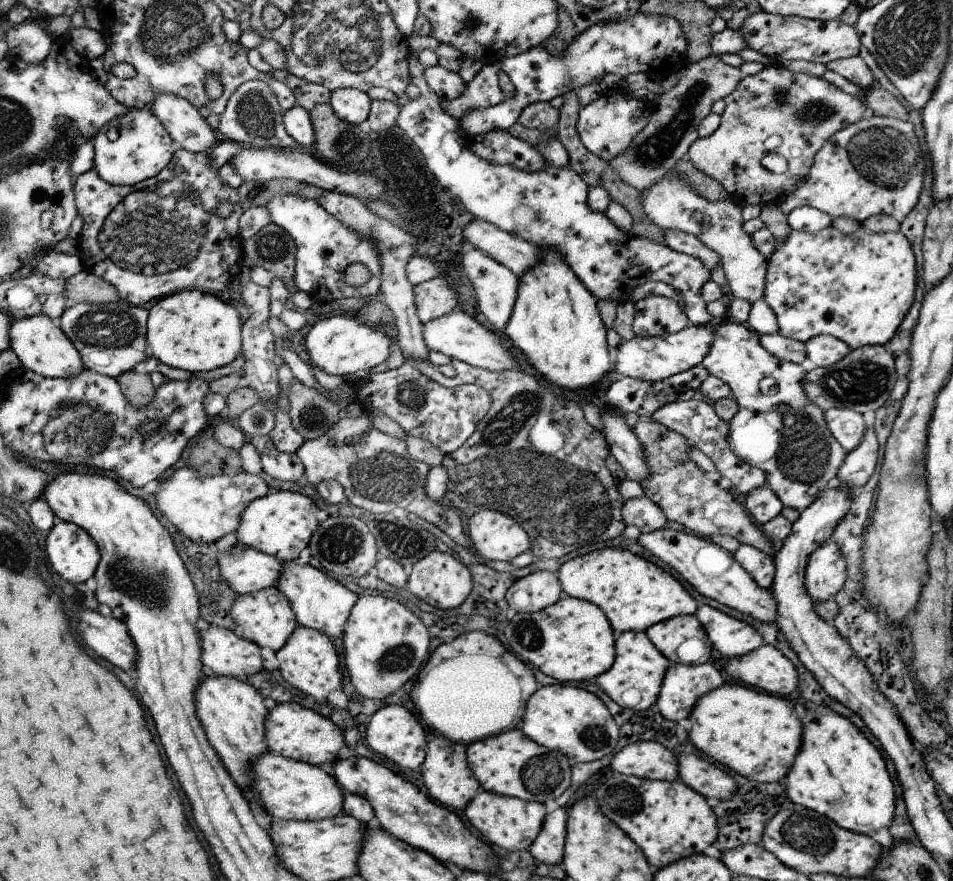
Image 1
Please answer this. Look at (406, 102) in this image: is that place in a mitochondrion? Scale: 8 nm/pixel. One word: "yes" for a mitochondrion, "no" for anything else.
no

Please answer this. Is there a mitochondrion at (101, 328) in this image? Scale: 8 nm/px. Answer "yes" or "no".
yes

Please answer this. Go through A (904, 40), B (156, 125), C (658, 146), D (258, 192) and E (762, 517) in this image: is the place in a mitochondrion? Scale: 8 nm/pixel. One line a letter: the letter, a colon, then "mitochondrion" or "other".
A: mitochondrion
B: other
C: mitochondrion
D: mitochondrion
E: other

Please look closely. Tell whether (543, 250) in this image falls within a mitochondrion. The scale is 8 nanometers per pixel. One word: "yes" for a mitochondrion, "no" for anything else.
no

